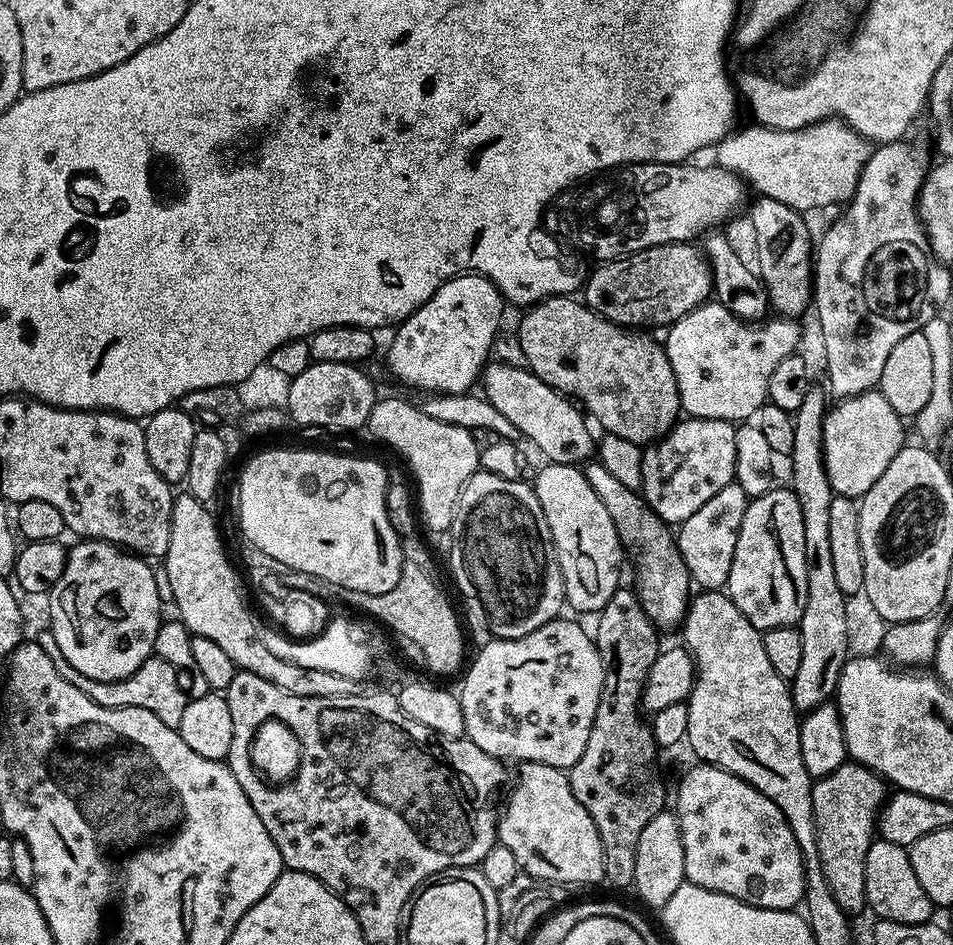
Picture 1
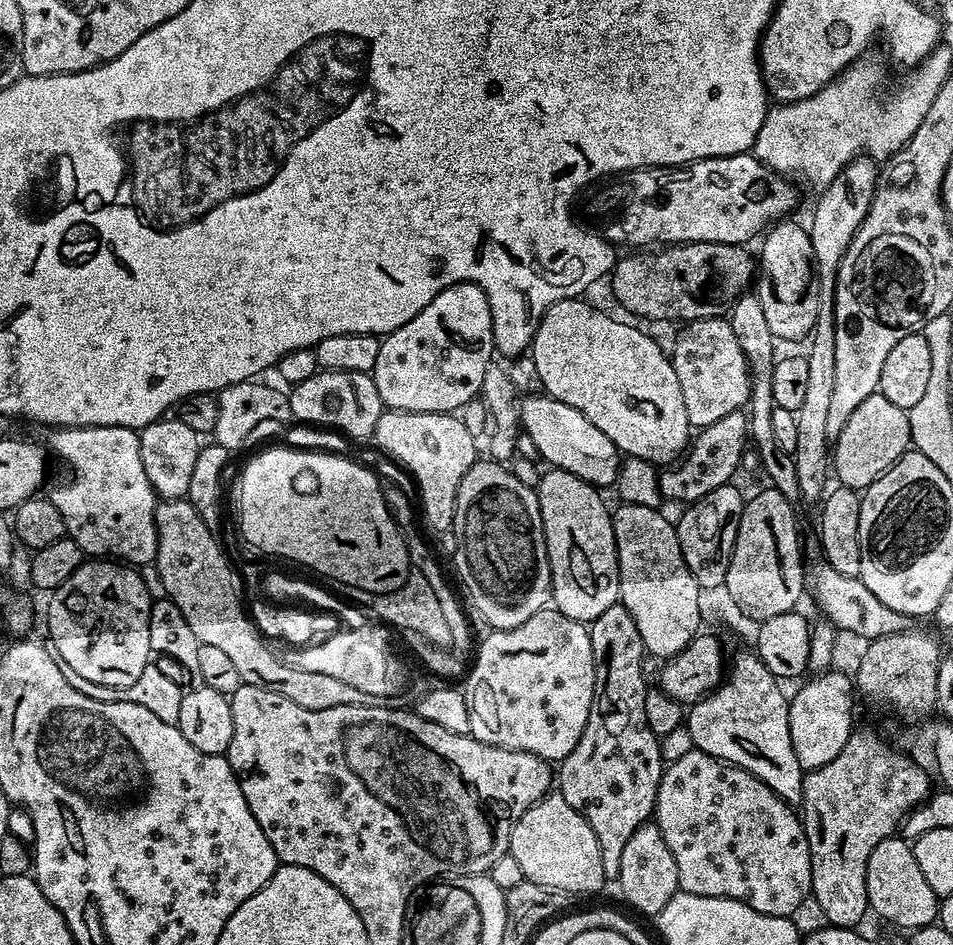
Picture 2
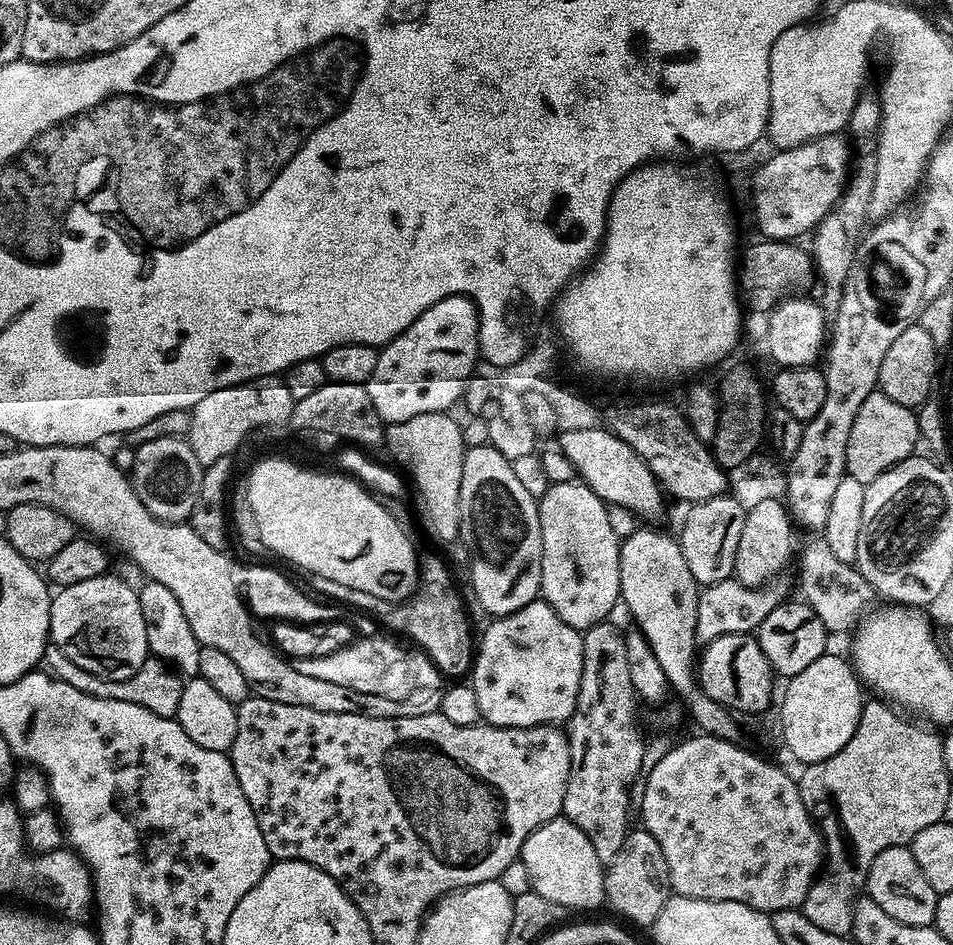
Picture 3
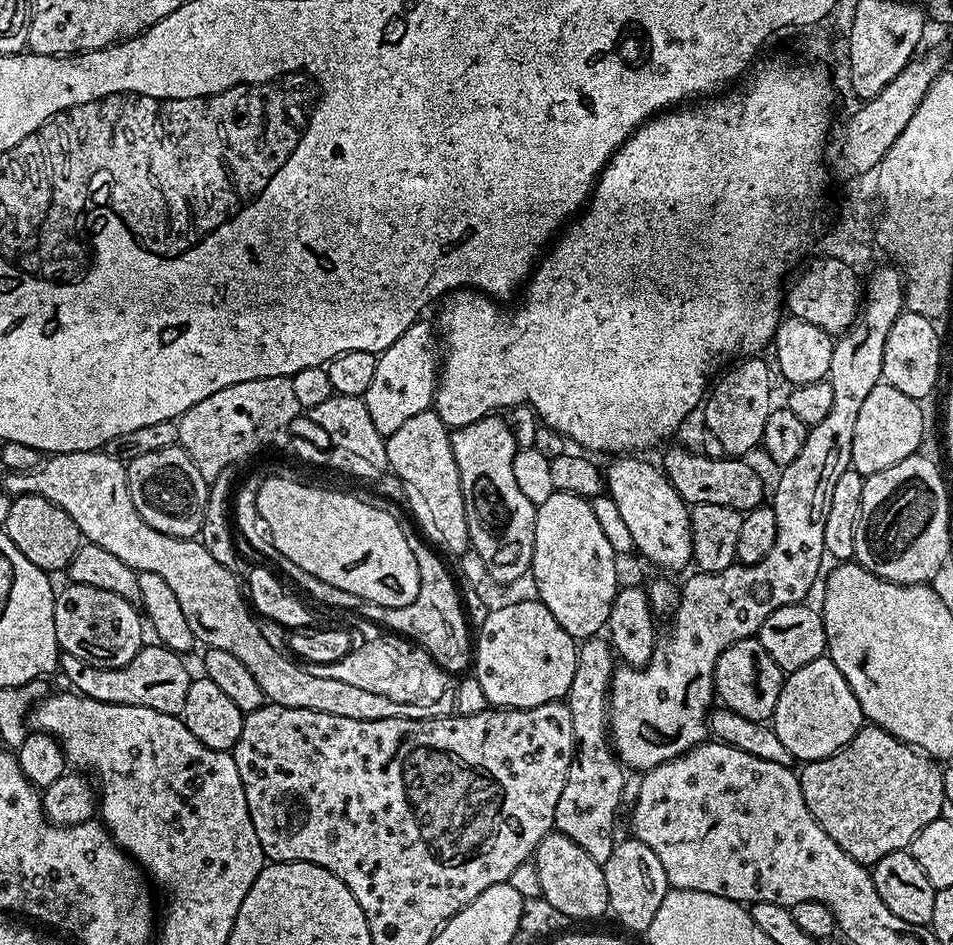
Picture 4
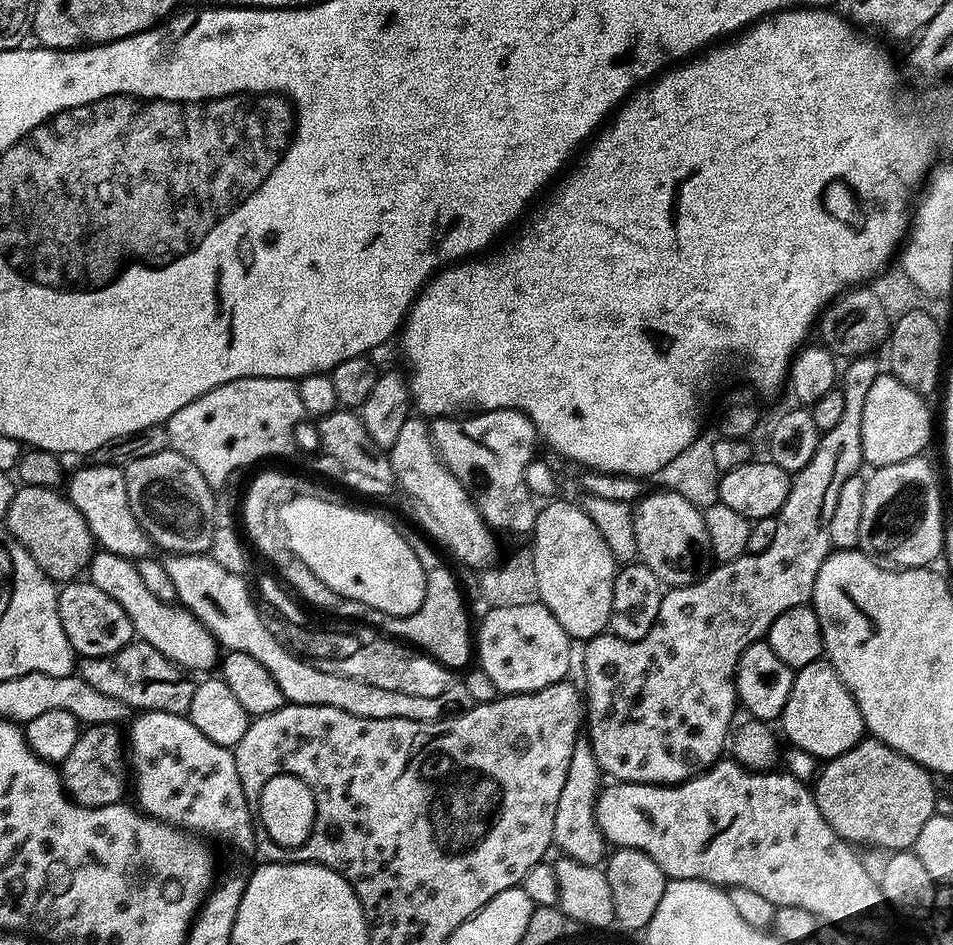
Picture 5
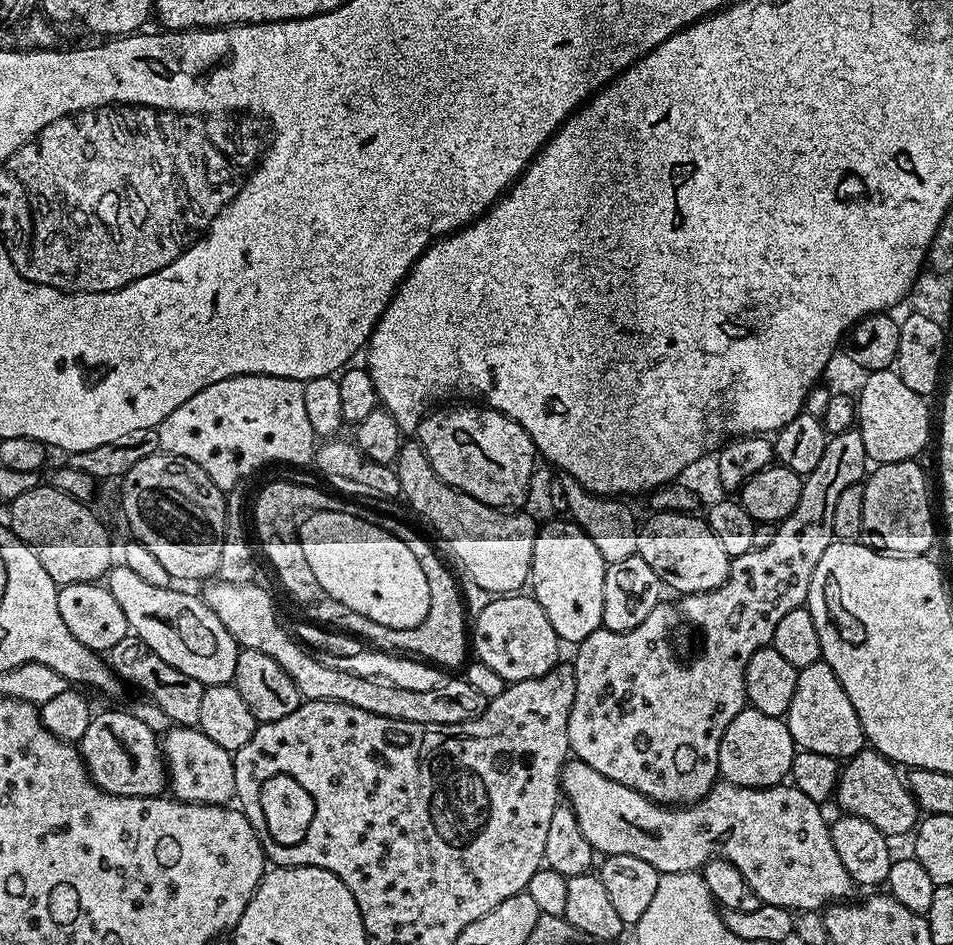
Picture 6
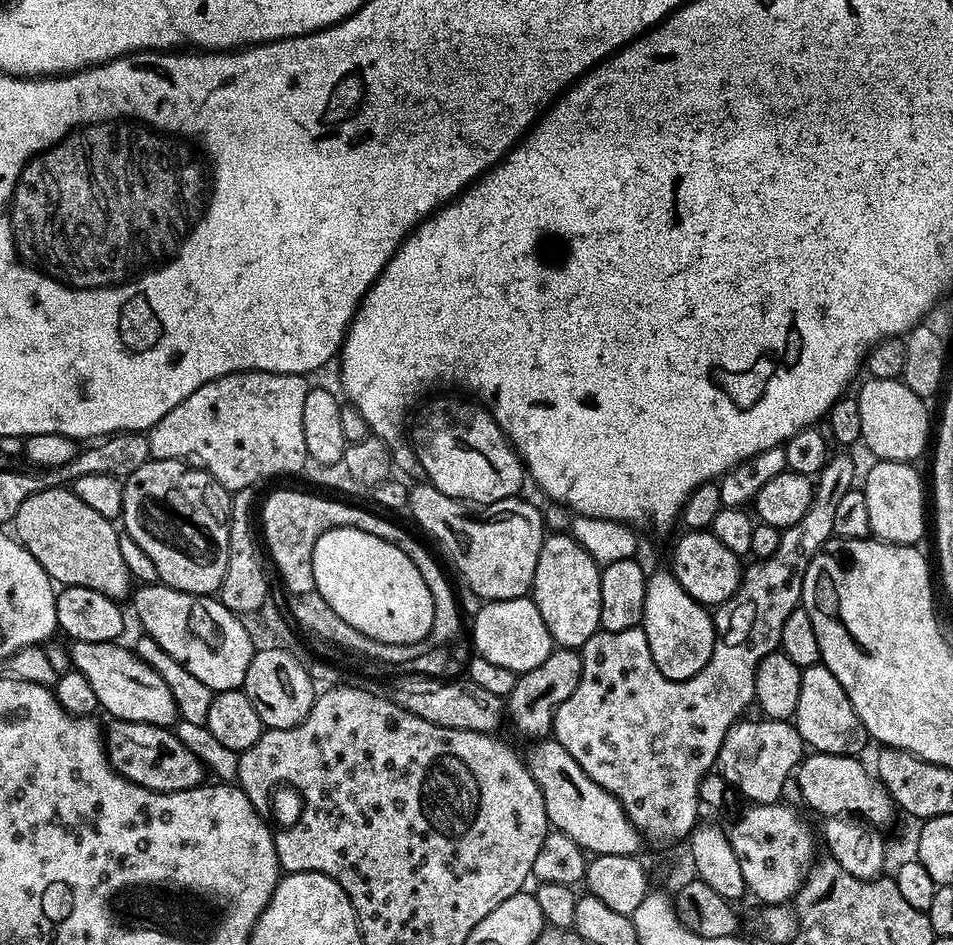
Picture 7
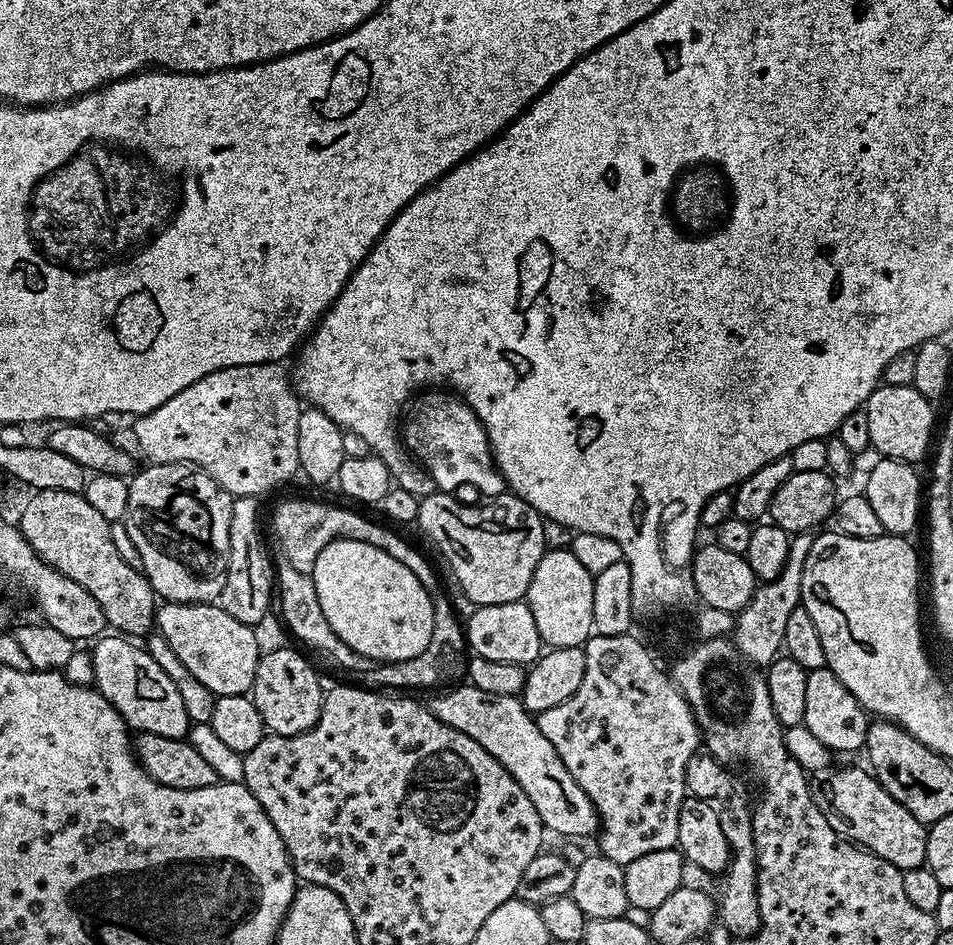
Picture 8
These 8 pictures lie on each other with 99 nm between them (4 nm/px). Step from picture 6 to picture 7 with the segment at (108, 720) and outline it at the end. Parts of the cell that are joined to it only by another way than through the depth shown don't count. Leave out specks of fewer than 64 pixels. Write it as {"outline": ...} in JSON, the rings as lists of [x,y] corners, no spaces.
{"outline":[[[112,720],[109,725],[104,732],[104,750],[108,754],[108,763],[122,778],[155,792],[181,792],[205,783],[204,764],[182,746],[171,727],[129,720]]]}

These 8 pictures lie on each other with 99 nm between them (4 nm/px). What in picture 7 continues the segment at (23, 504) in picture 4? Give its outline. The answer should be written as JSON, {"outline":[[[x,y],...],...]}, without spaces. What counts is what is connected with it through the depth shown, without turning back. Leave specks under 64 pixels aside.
{"outline":[[[63,486],[30,494],[18,508],[14,526],[15,539],[38,558],[49,581],[57,580],[57,585],[70,588],[98,590],[98,594],[106,594],[117,602],[129,599],[134,577],[122,558],[117,525],[86,506],[72,490]]]}

